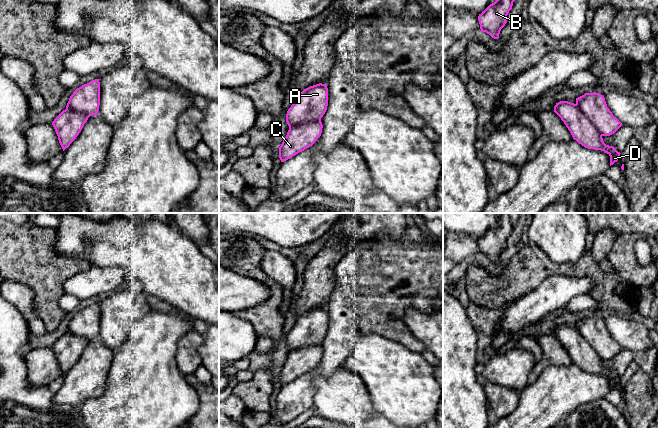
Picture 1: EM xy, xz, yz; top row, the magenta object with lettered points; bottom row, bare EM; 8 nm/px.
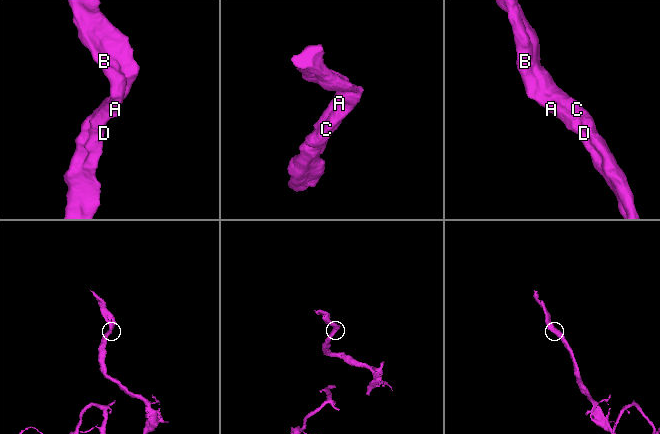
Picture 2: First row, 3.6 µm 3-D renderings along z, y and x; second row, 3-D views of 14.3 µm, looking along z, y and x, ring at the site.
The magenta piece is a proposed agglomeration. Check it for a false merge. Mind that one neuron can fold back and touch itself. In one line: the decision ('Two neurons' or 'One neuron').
One neuron

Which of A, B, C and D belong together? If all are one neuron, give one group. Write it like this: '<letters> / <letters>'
A B C D

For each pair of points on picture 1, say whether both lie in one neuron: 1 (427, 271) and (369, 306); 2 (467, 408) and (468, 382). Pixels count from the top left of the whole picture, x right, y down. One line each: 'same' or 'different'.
1: same
2: same

